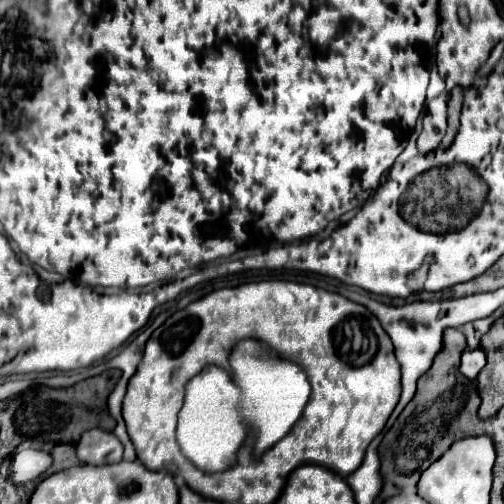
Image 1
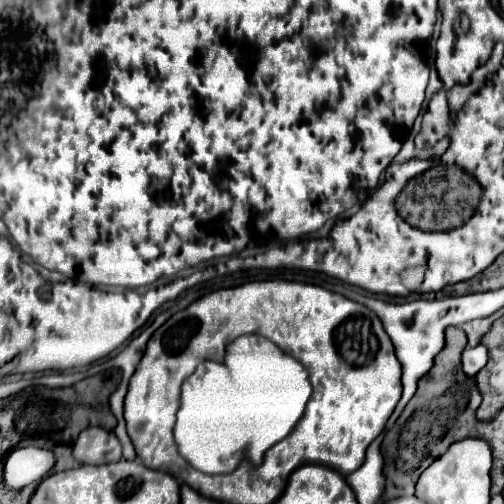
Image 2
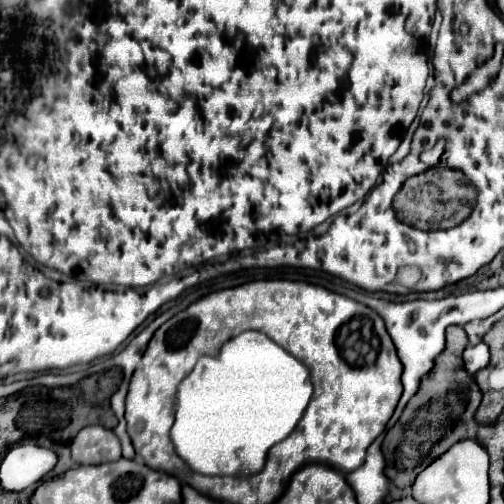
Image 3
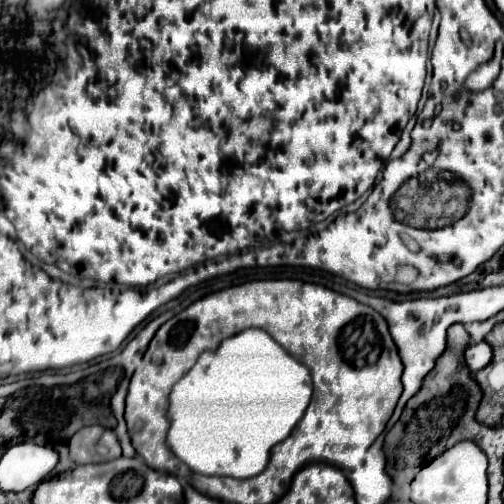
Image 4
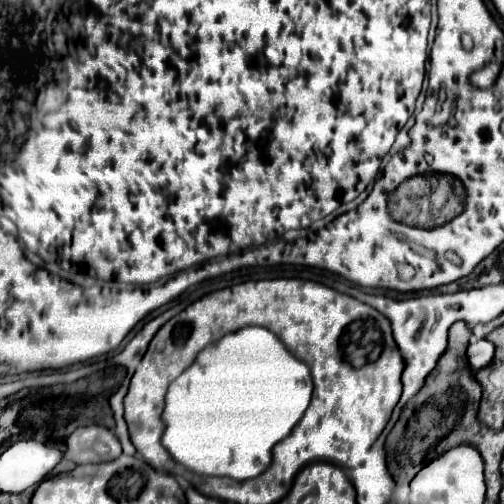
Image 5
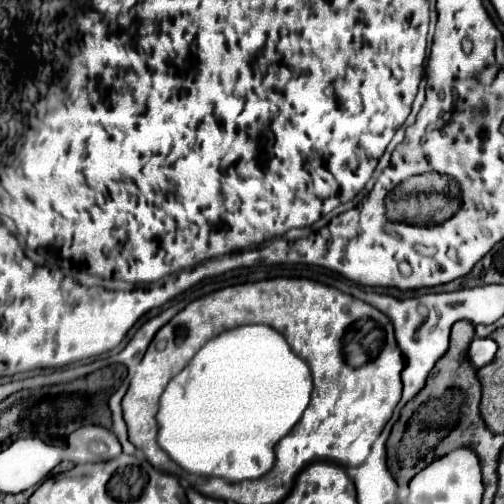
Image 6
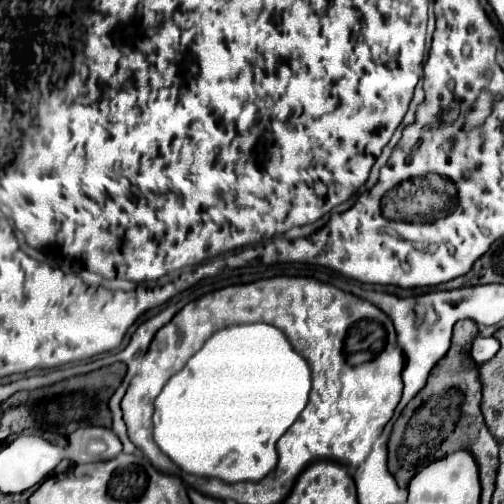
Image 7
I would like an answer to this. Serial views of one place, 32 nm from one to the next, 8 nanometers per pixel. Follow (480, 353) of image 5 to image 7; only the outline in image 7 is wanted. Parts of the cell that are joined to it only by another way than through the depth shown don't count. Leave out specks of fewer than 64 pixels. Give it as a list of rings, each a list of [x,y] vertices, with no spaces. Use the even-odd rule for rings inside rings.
[[[478,336],[478,338],[474,340],[474,344],[472,344],[472,358],[474,358],[478,364],[482,364],[482,362],[490,360],[490,358],[498,352],[498,348],[500,348],[500,342],[498,342],[494,336],[490,336],[490,338]]]

